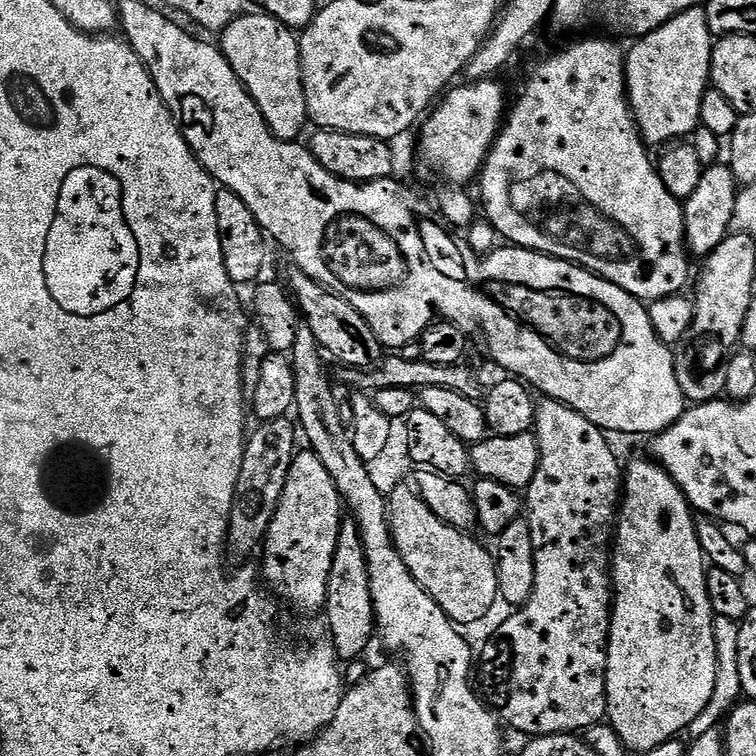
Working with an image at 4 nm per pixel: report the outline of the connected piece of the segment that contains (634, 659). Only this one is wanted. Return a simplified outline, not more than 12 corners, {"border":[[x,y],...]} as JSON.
{"border":[[622,472],[607,723],[677,739],[716,681],[693,509]]}

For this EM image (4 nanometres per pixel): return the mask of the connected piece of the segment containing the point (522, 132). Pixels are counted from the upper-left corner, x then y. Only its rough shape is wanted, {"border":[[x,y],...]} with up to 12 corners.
{"border":[[625,49],[548,56],[480,169],[509,245],[645,302],[685,291],[684,206]]}

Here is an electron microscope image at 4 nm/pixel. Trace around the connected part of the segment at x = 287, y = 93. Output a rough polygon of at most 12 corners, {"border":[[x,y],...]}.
{"border":[[239,16],[218,47],[279,140],[309,123],[297,33]]}

